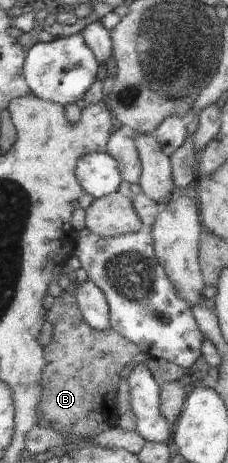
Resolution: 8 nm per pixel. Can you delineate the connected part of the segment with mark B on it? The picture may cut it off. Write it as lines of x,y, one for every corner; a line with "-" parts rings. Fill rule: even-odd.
63,291
47,311
47,319
52,324
53,332
51,341
43,347
45,366
42,372
43,390
39,403
38,425
58,428
66,435
76,438
95,438
119,423
117,391
121,378
120,371
132,362
145,362
149,355
110,327
102,331
91,328
82,317
74,293

